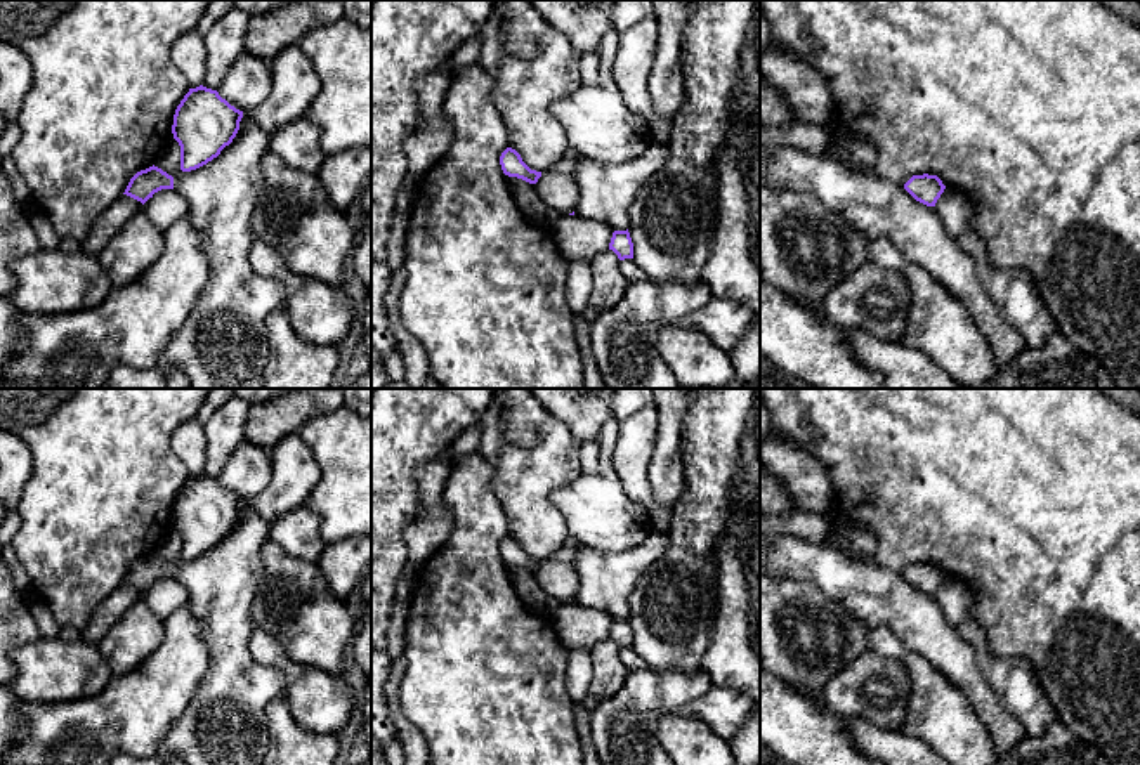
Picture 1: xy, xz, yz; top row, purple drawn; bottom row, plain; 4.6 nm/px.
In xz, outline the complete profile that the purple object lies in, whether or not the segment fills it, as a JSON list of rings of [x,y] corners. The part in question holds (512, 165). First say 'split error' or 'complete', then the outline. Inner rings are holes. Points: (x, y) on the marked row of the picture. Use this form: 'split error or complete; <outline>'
complete; [[[507,147],[500,156],[500,165],[505,175],[522,179],[529,184],[536,184],[541,172],[531,170],[521,158],[521,154]]]

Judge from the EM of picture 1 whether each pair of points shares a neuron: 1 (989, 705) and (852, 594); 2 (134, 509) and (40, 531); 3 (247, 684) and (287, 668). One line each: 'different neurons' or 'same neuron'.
1: same neuron
2: same neuron
3: different neurons

